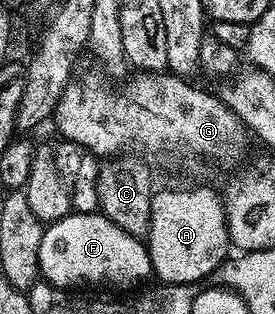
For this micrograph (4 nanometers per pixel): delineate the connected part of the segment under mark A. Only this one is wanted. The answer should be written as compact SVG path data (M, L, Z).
M163 188L152 191L151 222L145 237L152 273L156 281L163 284L198 285L198 280L206 278L210 272L218 273L222 269L233 245L227 229L227 210L224 201L215 197L211 188Z

